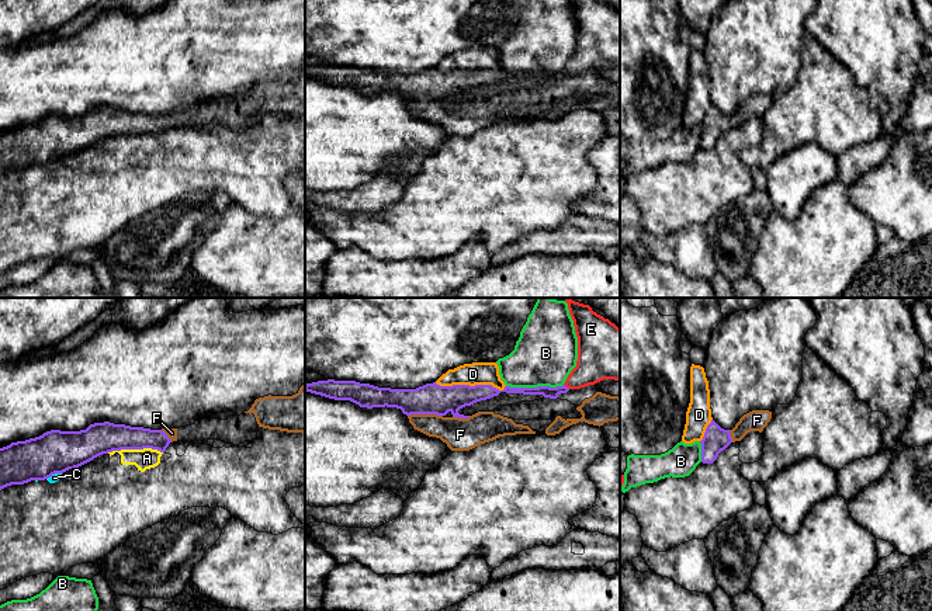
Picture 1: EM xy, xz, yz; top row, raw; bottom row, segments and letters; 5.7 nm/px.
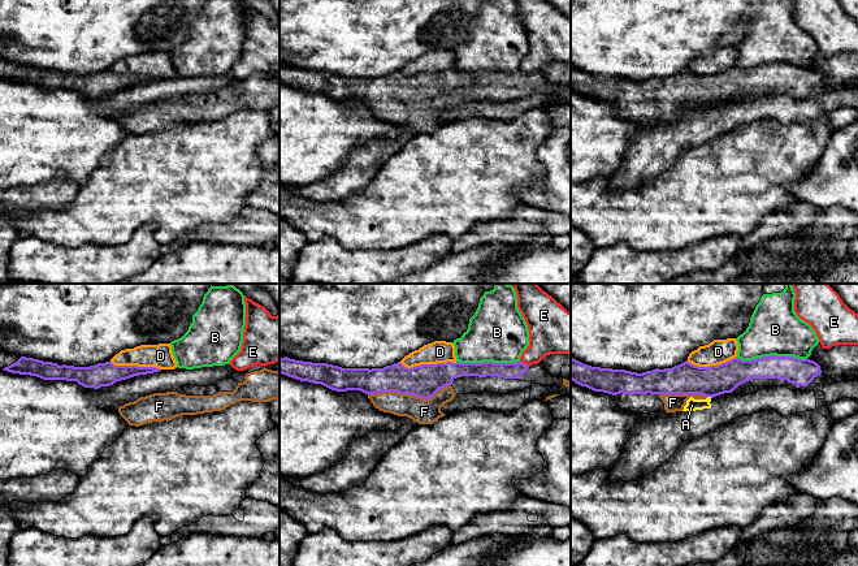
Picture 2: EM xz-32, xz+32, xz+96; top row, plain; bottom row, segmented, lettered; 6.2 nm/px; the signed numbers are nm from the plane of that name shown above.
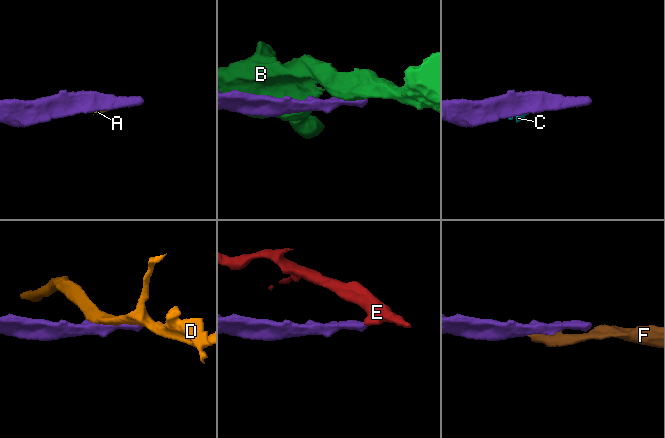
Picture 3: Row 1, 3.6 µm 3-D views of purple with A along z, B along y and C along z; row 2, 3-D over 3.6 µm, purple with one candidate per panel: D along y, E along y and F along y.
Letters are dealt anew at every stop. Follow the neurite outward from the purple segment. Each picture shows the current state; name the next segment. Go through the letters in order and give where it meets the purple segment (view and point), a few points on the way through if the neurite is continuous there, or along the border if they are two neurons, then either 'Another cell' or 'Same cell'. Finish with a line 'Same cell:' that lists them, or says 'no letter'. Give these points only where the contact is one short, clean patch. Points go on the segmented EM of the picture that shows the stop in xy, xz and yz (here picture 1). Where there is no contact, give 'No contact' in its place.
A: Touches purple at xy (134, 448). Boundary: xy (162, 451), (141, 448), (107, 452). Another cell
B: Touches purple at xz (534, 388). Another cell
C: Touches purple at xy (54, 474). Boundary: xy (61, 472), (55, 472), (47, 479). Another cell
D: Touches purple at xz (468, 385). Another cell
E: Touches purple at xz (565, 386). Another cell
F: Touches purple at xz (425, 413). Path across: xz (429, 399), (425, 413), (437, 426), (460, 434). Same cell
Same cell: F

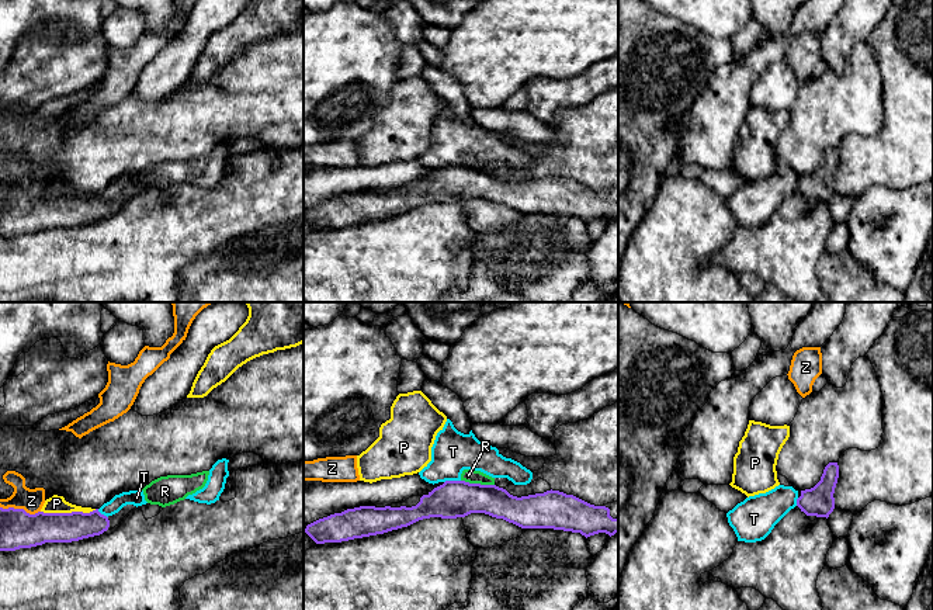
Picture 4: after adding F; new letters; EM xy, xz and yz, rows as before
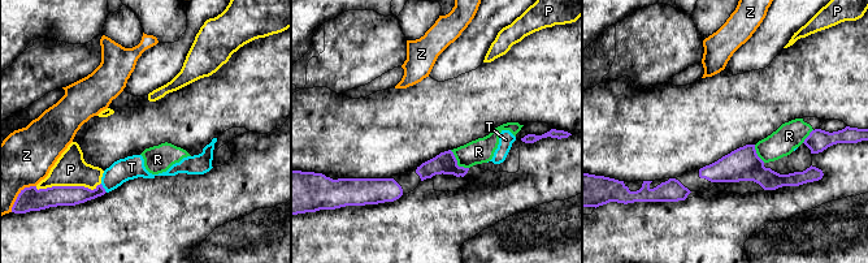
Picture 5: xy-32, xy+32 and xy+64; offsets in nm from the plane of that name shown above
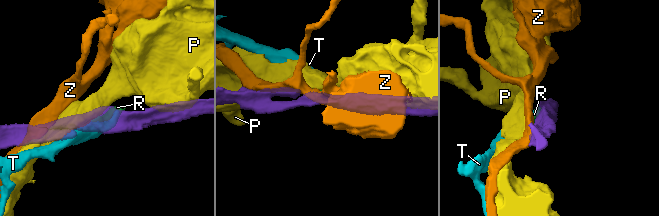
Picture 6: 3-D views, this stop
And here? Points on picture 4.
P: Touches purple at xy (68, 513). Another cell
R: Touches purple at xz (478, 484). Another cell
T: Touches purple at xz (451, 481). Another cell
Z: Touches purple at xy (20, 509). Another cell
Same cell: no letter

